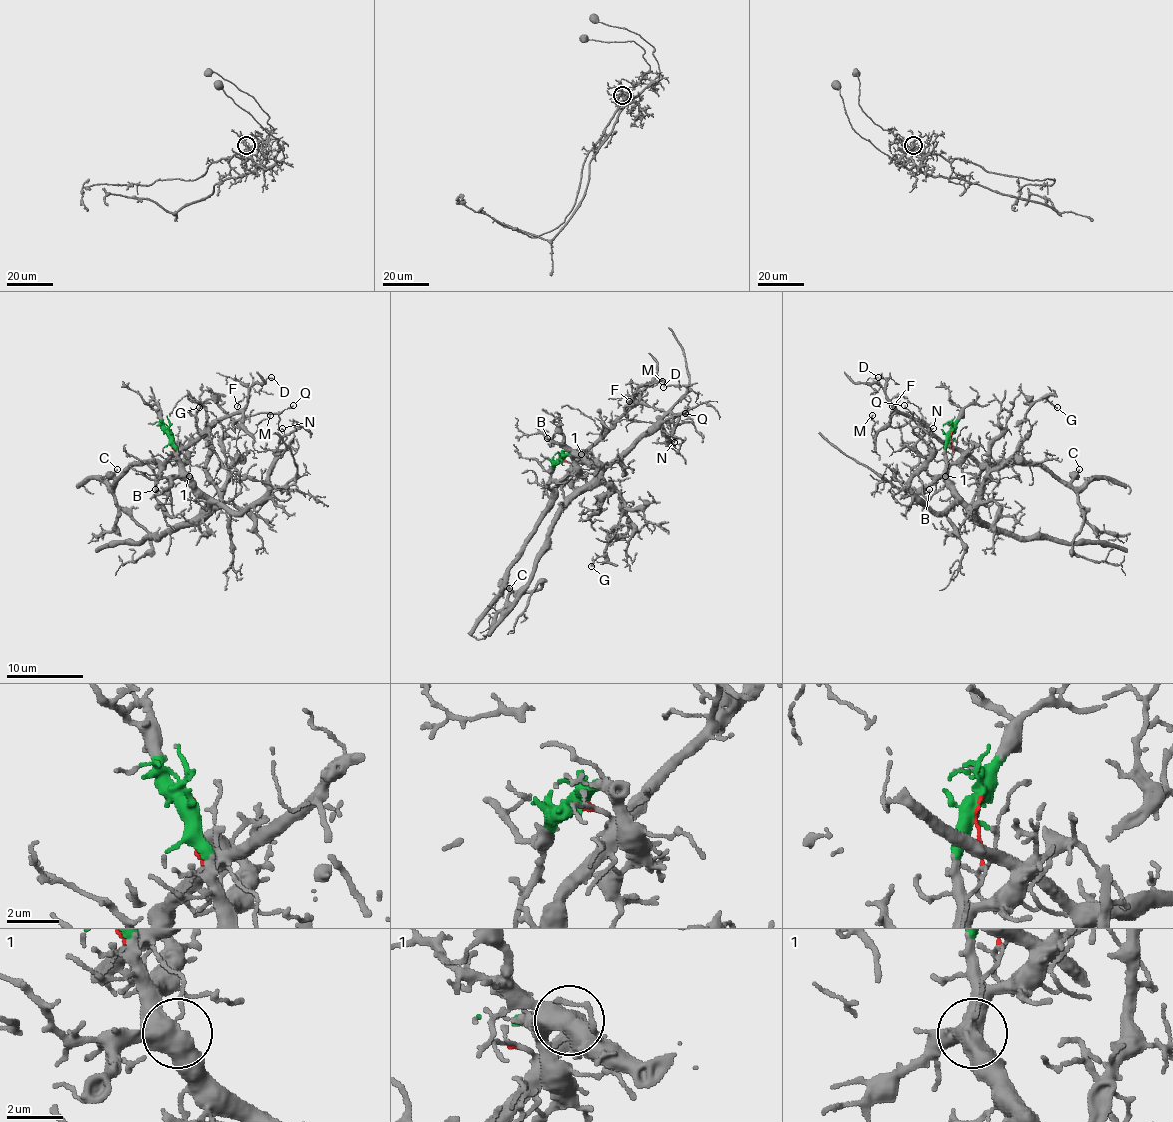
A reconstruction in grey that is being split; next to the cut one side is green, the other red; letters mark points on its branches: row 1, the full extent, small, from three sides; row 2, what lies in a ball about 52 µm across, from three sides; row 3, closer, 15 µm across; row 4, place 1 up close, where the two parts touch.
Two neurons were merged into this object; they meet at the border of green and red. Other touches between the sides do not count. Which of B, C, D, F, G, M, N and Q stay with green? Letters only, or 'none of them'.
B, G, N

